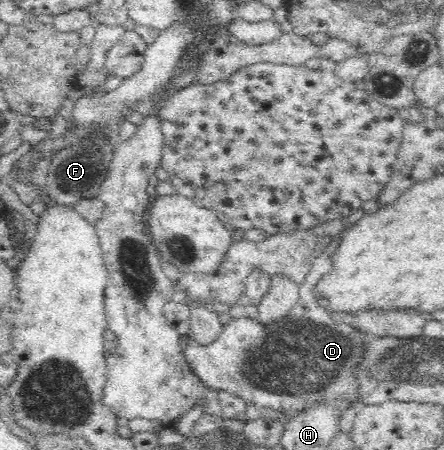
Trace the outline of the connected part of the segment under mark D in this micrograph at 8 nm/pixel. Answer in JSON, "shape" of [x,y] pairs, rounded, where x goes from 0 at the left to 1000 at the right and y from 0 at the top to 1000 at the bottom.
{"shape":[[[764,522],[757,531],[705,578],[691,613],[678,631],[678,667],[669,684],[646,693],[646,702],[633,707],[633,724],[624,711],[592,720],[583,704],[565,707],[556,698],[520,704],[511,720],[500,720],[493,742],[464,762],[453,762],[430,742],[412,744],[417,760],[405,771],[412,782],[417,807],[466,858],[505,867],[520,876],[545,880],[556,893],[570,893],[581,907],[592,900],[655,916],[660,909],[678,911],[707,900],[709,896],[745,896],[759,904],[777,907],[791,900],[797,887],[797,862],[804,853],[788,831],[800,827],[800,809],[809,804],[815,764],[827,751],[822,740],[806,738],[784,720],[759,720],[741,707],[727,684],[714,680],[709,662],[700,658],[700,636],[709,622],[736,600],[745,600],[741,569],[755,556],[755,542],[761,540]]]}

